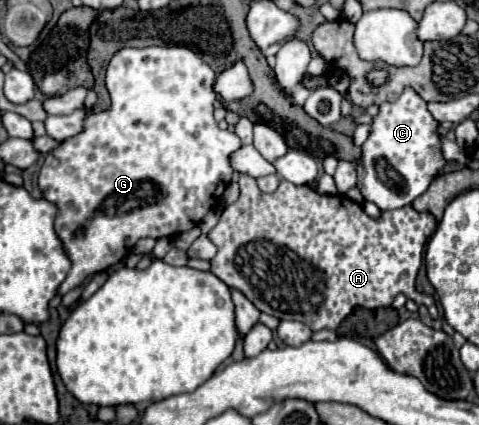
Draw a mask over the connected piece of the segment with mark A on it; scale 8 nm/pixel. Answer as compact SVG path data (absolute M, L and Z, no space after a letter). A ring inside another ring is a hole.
M240 175L238 183L238 201L222 211L218 225L208 235L218 247L216 257L210 261L210 271L228 287L240 289L262 313L278 319L294 319L306 323L312 331L320 331L338 329L354 307L390 307L398 293L404 293L418 305L434 305L434 297L416 291L414 285L426 241L436 231L432 213L418 213L408 205L400 211L384 211L380 221L374 221L346 195L320 195L308 185L296 187L288 181L282 181L280 187L268 195L258 189L256 179L250 175Z

